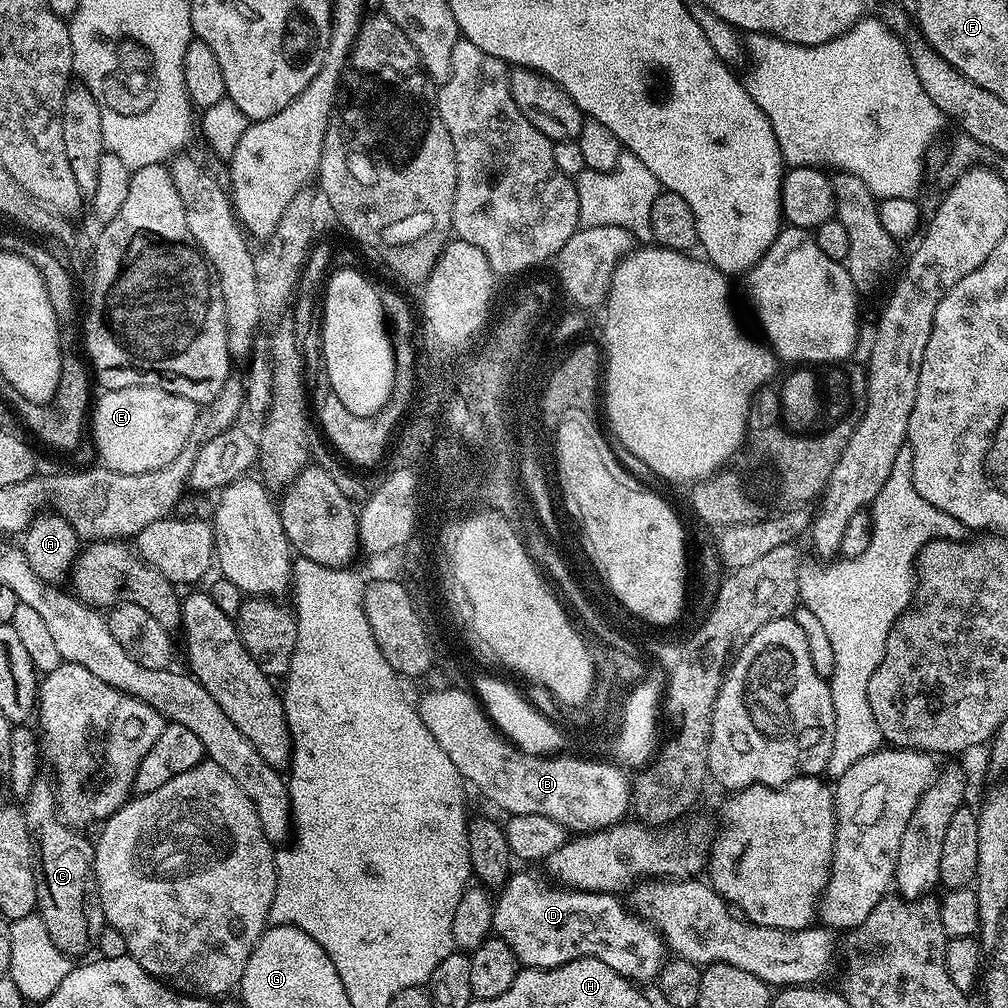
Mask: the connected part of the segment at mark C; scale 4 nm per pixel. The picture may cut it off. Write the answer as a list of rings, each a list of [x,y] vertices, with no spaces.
[[[47,775],[37,776],[34,786],[30,786],[30,794],[23,801],[22,811],[26,830],[30,834],[32,854],[36,858],[36,907],[42,922],[46,922],[46,934],[50,934],[54,946],[62,950],[69,958],[84,958],[93,951],[98,934],[105,928],[104,915],[100,902],[96,898],[96,875],[92,873],[94,854],[93,841],[83,836],[83,831],[65,822],[56,803],[56,790],[53,781]]]

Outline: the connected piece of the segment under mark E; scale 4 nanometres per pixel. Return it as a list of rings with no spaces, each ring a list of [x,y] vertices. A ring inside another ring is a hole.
[[[134,386],[122,390],[104,390],[95,397],[94,407],[90,412],[90,436],[96,444],[98,460],[105,468],[112,468],[122,474],[142,474],[153,472],[166,466],[186,446],[190,430],[194,430],[198,405],[182,394],[170,394],[150,386]]]

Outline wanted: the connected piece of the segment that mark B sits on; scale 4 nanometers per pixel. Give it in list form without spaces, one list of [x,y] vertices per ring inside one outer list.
[[[448,687],[437,688],[435,690],[425,691],[425,696],[421,698],[420,704],[418,700],[418,711],[422,722],[426,726],[426,730],[430,730],[430,734],[434,734],[434,738],[438,742],[438,746],[442,746],[442,750],[446,750],[446,758],[450,758],[450,762],[454,762],[454,766],[458,770],[458,774],[469,785],[472,784],[489,800],[492,804],[497,804],[498,807],[504,811],[504,814],[511,814],[513,816],[521,816],[522,814],[542,814],[554,818],[559,824],[563,824],[565,829],[573,830],[575,833],[583,834],[585,832],[598,832],[603,828],[613,828],[614,825],[621,823],[625,819],[624,816],[629,815],[630,805],[632,803],[632,786],[630,783],[630,776],[627,771],[620,764],[616,762],[609,762],[610,764],[603,764],[600,760],[579,760],[576,756],[568,756],[569,754],[553,754],[553,755],[532,755],[517,748],[512,741],[505,738],[500,729],[498,729],[488,717],[485,712],[484,705],[477,699],[471,691],[465,690],[463,687]]]

